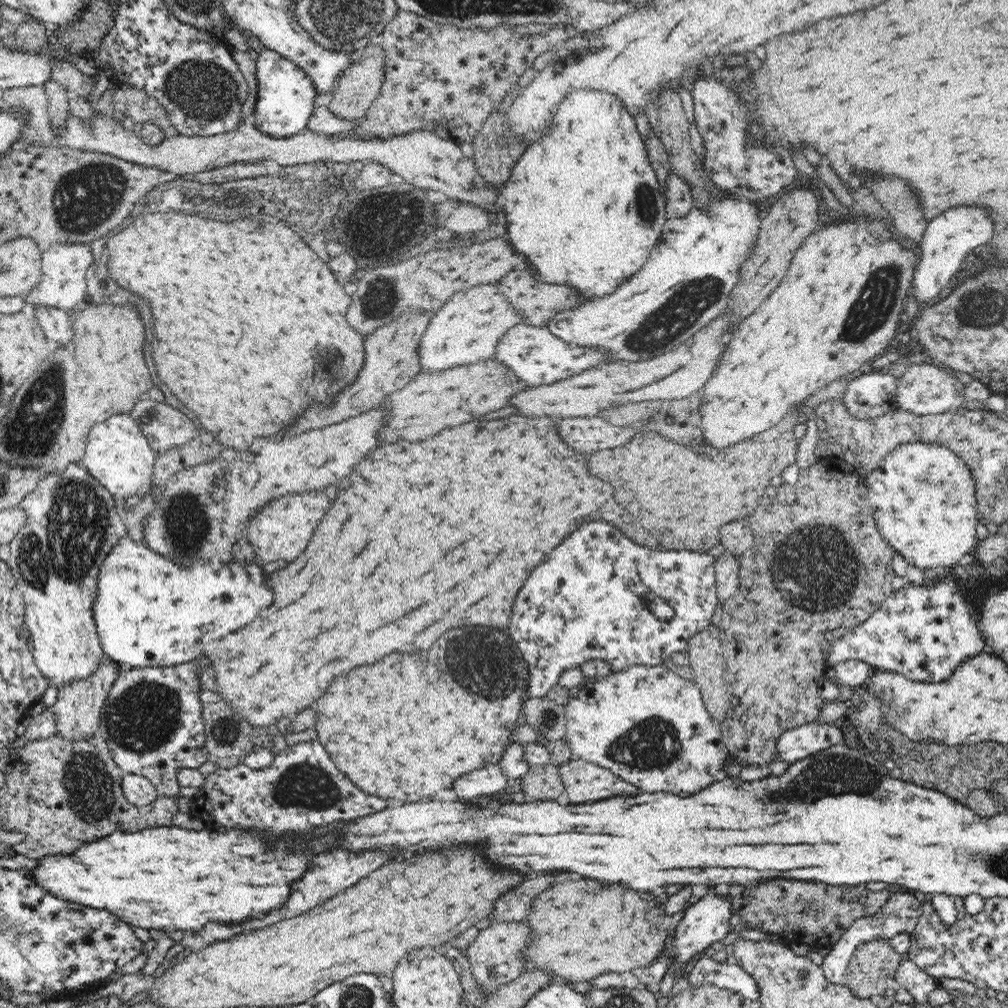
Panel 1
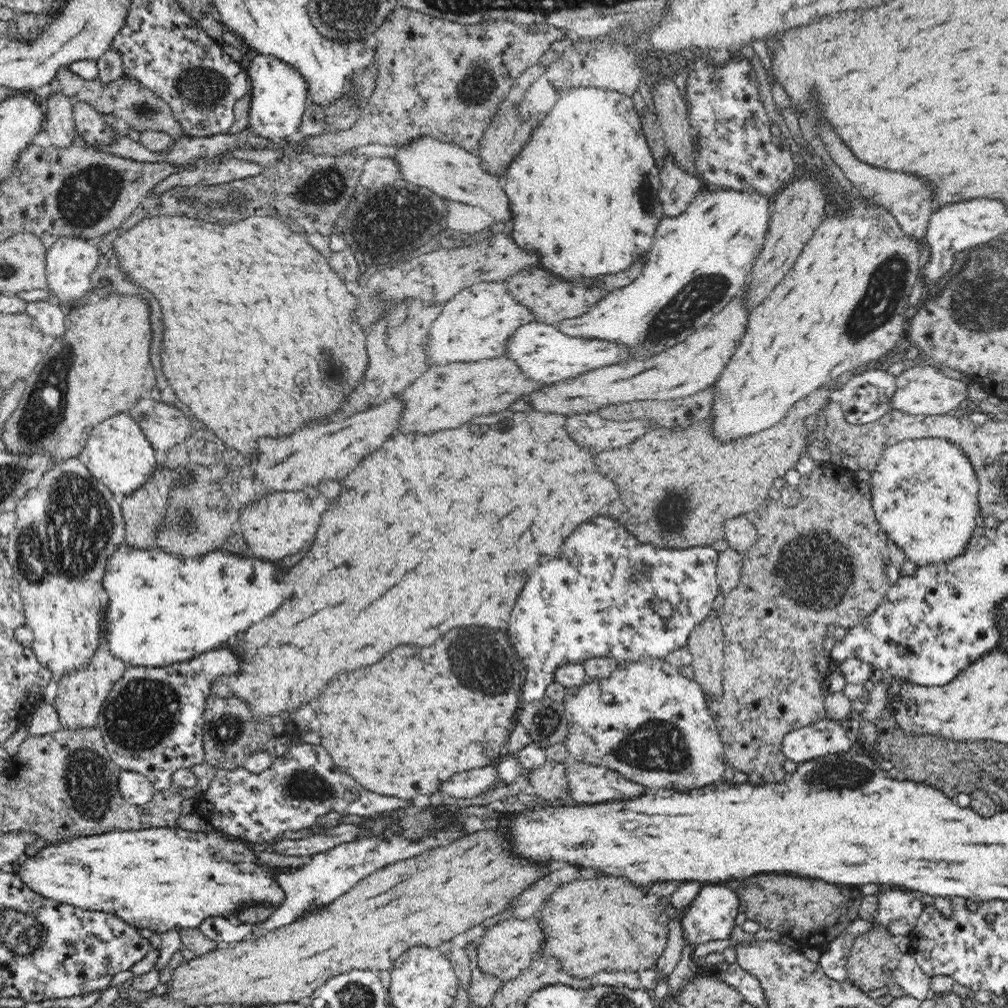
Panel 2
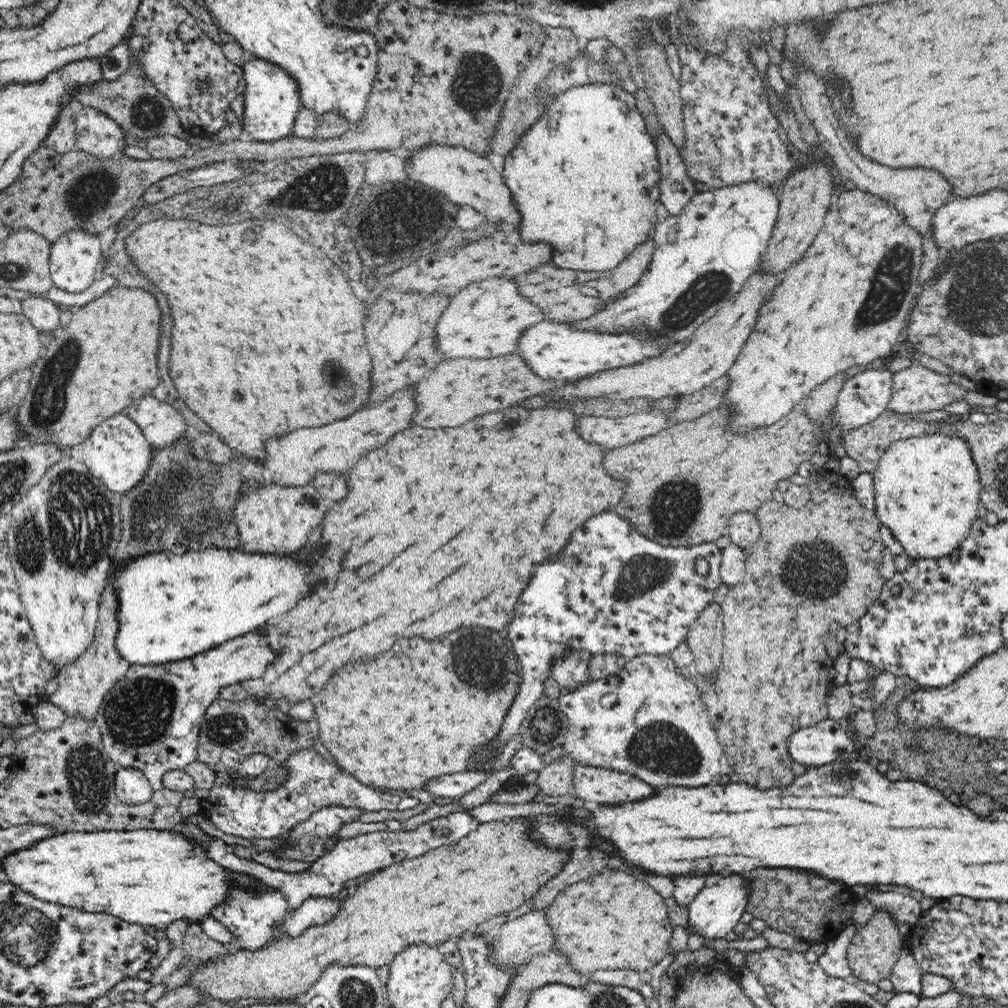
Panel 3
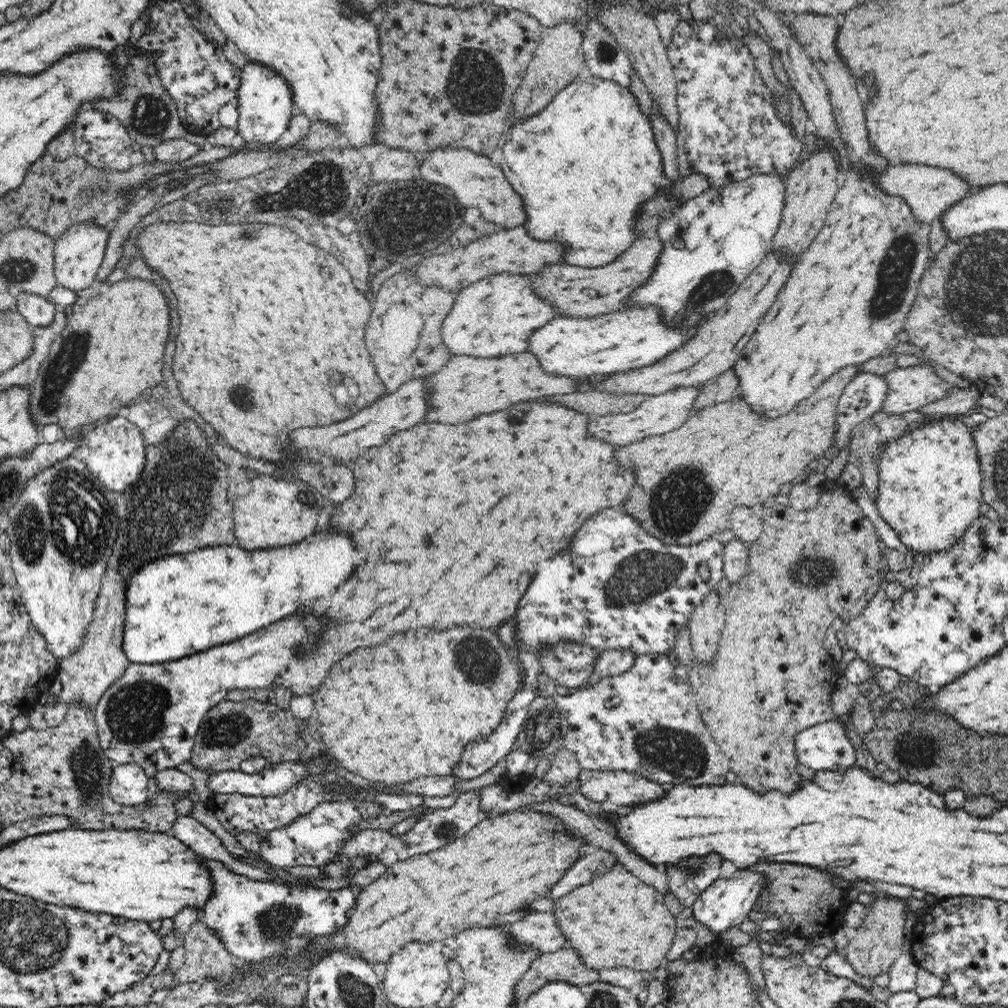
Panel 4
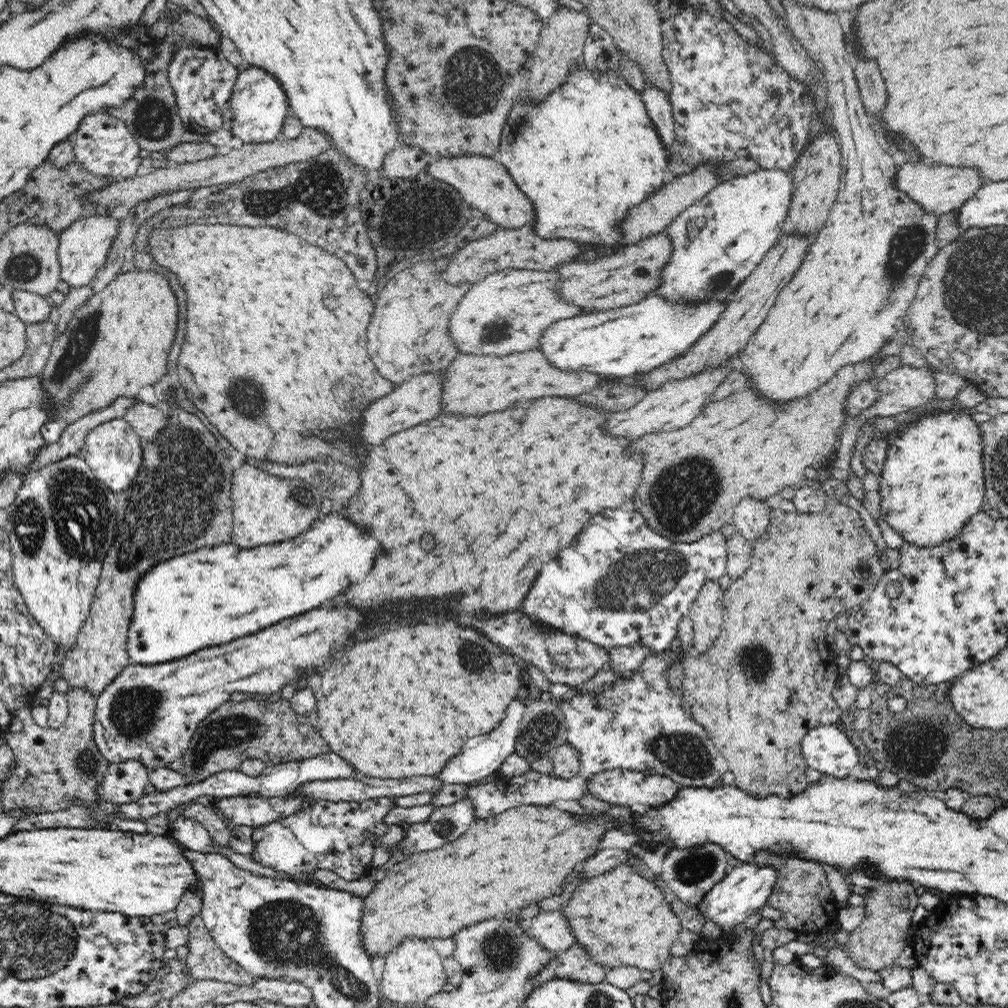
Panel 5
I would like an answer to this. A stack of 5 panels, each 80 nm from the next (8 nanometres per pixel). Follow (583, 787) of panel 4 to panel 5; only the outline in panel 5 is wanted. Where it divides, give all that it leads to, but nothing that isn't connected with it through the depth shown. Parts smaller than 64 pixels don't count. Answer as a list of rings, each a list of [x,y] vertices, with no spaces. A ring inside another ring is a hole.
[[[605,770],[604,772],[592,774],[586,778],[586,793],[593,797],[612,802],[613,805],[634,806],[634,804],[645,804],[646,806],[660,806],[670,802],[670,799],[676,796],[678,785],[670,781],[668,777],[646,773],[635,770]]]

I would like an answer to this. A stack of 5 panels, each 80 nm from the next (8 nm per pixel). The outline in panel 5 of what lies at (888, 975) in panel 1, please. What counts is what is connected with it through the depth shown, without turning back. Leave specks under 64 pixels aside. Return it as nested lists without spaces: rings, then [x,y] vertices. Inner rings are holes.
[[[876,878],[879,887],[872,889],[865,898],[866,916],[862,923],[850,934],[847,942],[849,958],[854,960],[858,968],[884,972],[910,943],[910,929],[914,908],[918,906],[918,896],[910,882],[892,882],[886,878]]]

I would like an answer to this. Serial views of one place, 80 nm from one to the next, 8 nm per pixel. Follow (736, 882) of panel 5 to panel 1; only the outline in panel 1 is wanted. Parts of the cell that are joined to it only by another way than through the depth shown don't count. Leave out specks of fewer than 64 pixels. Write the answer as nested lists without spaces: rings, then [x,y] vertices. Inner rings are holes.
[[[713,891],[703,896],[698,902],[688,905],[684,910],[684,916],[676,926],[674,937],[670,938],[670,942],[664,946],[660,958],[648,968],[638,972],[640,988],[655,995],[660,990],[661,980],[670,973],[671,968],[675,970],[685,968],[699,953],[706,953],[711,945],[722,941],[730,933],[729,920],[733,914],[730,906],[732,903],[728,901],[728,896],[718,895]]]

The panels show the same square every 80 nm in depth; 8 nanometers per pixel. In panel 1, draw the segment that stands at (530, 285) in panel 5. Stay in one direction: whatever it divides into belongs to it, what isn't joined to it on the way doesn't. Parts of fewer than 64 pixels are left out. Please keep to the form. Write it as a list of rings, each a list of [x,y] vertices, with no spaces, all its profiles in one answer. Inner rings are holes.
[[[490,284],[474,286],[468,288],[466,292],[456,292],[436,312],[424,336],[420,338],[418,354],[422,370],[424,372],[446,370],[454,366],[480,362],[480,358],[492,358],[498,340],[506,334],[506,330],[510,330],[510,326],[516,326],[518,322],[522,322],[522,316],[516,314],[516,310],[504,300],[498,288]]]

